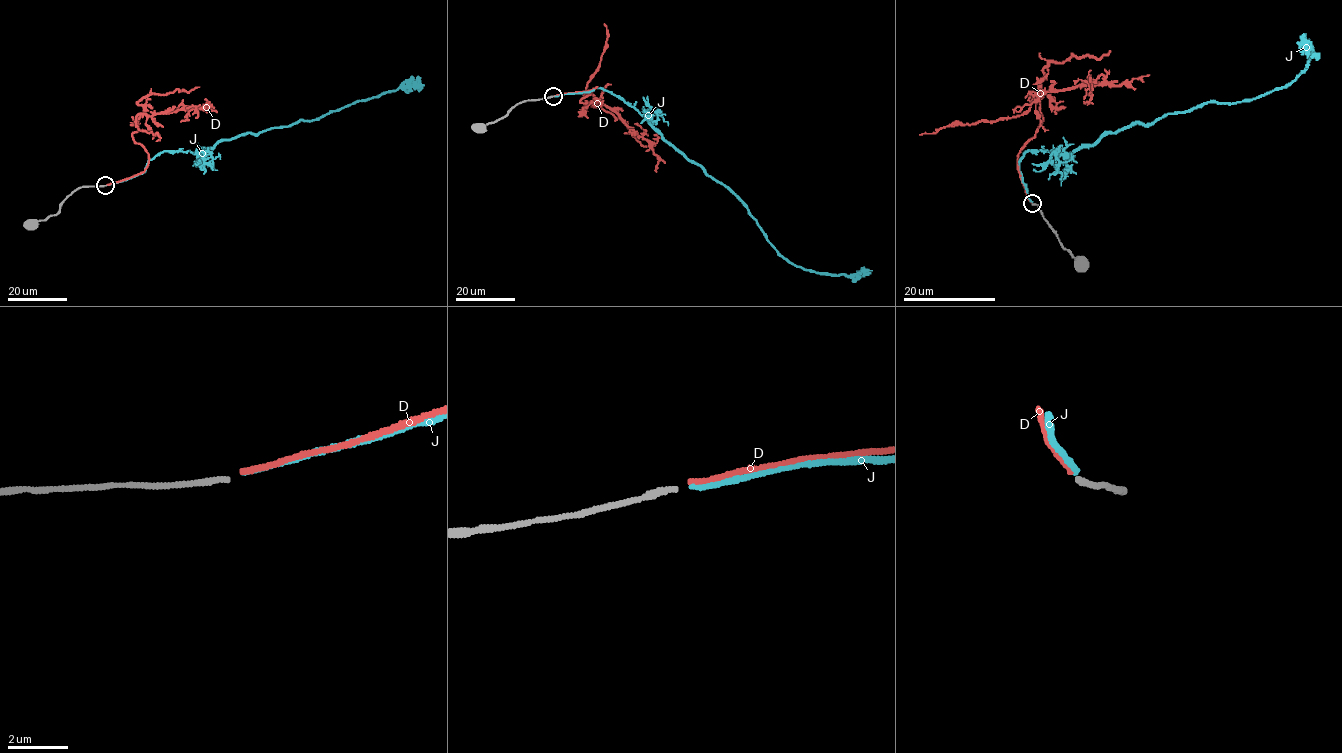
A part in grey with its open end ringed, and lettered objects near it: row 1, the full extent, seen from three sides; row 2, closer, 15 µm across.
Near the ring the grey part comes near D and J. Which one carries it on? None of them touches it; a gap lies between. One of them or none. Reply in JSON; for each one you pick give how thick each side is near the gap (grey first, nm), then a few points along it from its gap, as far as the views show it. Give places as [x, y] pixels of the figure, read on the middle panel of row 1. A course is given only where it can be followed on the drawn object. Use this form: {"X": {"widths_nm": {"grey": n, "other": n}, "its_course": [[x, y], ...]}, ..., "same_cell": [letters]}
{"same_cell": []}

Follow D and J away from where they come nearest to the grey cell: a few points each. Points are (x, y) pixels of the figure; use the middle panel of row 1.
D: (554, 95), (596, 87), (580, 101), (599, 101), (610, 107), (649, 143), (659, 159), (656, 172)
J: (554, 96), (594, 88), (619, 95), (735, 195), (766, 240), (790, 262), (835, 275), (872, 270)

